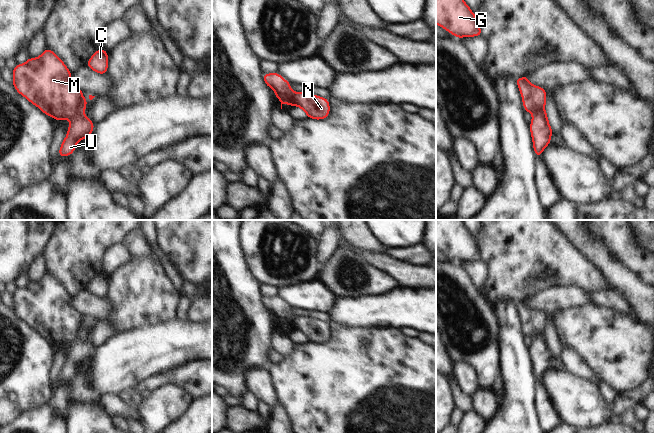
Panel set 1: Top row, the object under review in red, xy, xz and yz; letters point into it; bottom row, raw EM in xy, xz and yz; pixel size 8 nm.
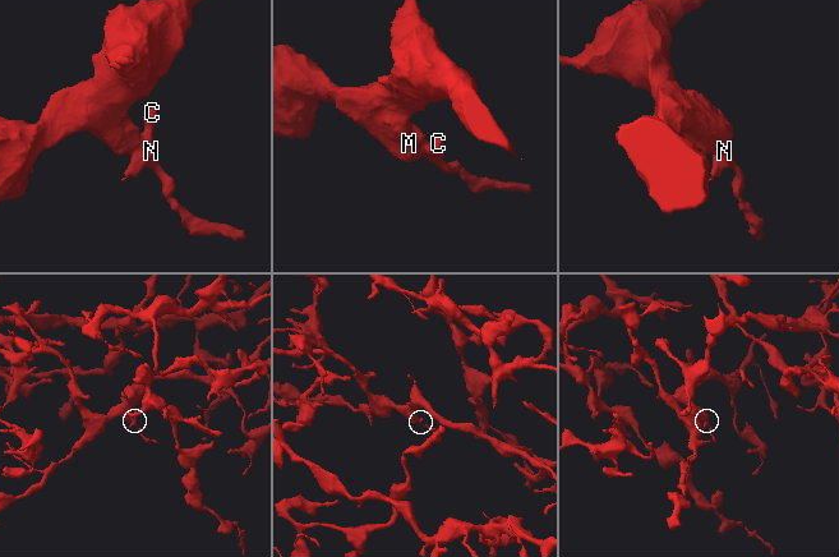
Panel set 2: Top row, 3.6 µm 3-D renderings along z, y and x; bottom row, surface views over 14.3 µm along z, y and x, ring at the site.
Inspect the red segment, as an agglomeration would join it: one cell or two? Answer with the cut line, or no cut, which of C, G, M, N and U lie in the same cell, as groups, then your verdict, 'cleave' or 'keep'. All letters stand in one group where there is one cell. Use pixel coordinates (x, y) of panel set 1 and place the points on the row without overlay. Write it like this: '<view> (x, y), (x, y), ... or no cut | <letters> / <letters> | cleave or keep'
xy (82, 321), (78, 335), (69, 343) | C N U / G M | cleave

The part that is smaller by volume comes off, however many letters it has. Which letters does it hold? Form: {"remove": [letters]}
{"remove": ["C", "N", "U"]}

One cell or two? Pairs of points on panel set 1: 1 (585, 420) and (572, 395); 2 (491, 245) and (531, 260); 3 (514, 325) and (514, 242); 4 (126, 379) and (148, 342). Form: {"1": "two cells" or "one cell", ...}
{"1": "one cell", "2": "one cell", "3": "two cells", "4": "one cell"}

